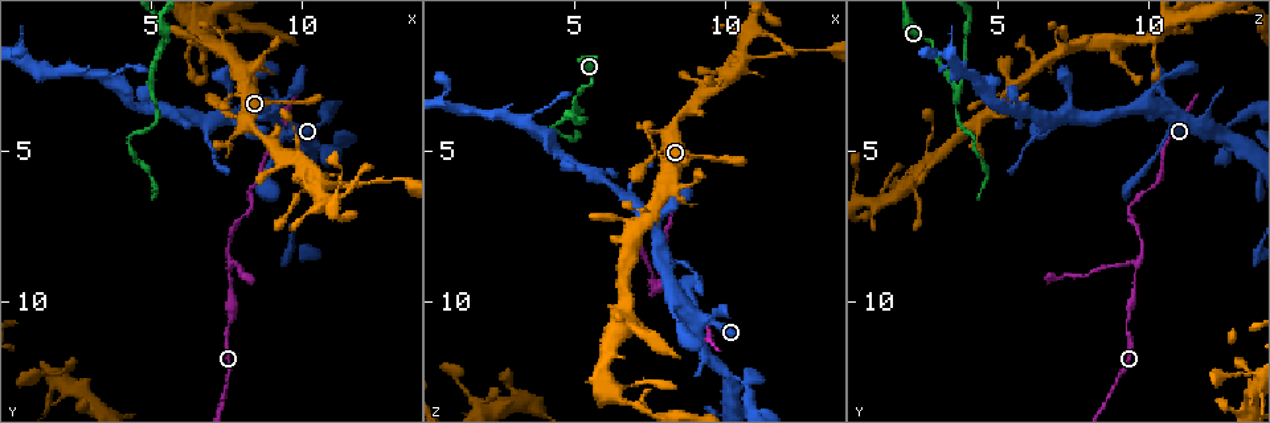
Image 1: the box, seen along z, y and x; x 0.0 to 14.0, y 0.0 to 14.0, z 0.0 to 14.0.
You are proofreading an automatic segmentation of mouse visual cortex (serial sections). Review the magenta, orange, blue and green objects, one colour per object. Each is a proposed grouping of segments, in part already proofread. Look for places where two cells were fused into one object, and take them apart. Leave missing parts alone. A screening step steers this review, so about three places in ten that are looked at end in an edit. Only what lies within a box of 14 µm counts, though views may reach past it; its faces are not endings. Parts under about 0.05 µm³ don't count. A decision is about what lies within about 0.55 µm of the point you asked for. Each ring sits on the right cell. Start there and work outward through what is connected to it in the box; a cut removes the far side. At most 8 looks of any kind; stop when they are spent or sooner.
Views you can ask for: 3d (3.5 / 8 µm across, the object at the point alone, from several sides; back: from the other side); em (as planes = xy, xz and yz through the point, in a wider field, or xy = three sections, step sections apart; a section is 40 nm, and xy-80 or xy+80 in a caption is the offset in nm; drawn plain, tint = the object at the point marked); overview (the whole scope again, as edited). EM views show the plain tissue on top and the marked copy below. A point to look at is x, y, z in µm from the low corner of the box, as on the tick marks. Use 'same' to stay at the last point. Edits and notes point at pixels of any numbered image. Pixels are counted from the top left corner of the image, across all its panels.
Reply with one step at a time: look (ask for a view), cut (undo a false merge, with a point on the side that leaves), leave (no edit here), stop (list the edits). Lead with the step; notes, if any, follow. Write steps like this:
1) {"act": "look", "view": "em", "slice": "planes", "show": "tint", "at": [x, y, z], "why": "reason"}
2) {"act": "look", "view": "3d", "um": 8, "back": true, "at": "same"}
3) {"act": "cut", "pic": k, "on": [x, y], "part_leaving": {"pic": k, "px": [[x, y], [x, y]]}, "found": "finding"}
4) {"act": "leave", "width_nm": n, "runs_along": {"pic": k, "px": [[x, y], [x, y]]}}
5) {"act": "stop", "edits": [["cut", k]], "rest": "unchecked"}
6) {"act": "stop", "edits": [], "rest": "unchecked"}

{"act": "look", "view": "3d", "um": 8, "at": [4.9, 2.8, 3.6], "why": "three-way junction"}

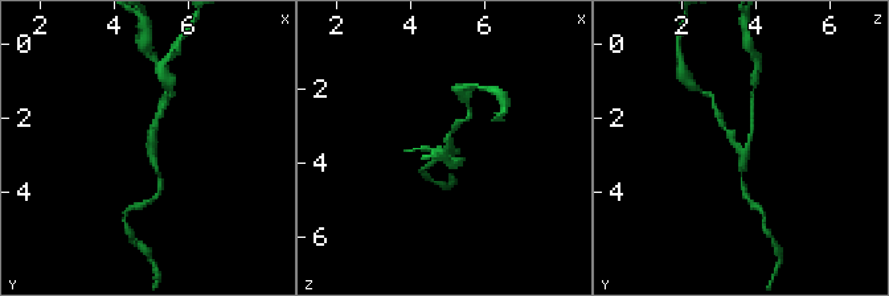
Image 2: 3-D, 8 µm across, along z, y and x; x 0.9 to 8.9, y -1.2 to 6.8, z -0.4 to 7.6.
{"act": "look", "view": "3d", "um": 3.5, "back": true, "at": [5.1, 2.9, 3.6], "why": "closer look"}

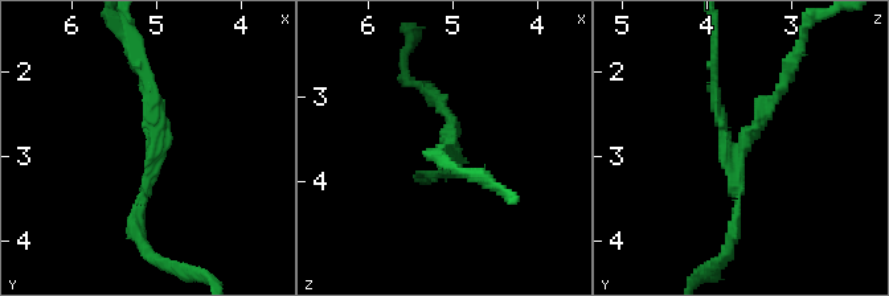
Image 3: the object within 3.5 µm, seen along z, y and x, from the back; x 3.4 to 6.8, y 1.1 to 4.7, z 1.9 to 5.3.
{"act": "look", "view": "em", "slice": "xy", "step": 5, "show": "tint", "at": [5.05, 2.90, 3.60], "arms": 3, "arm_widths_nm": [100, 150, 150], "why": "shape alone is not enough"}

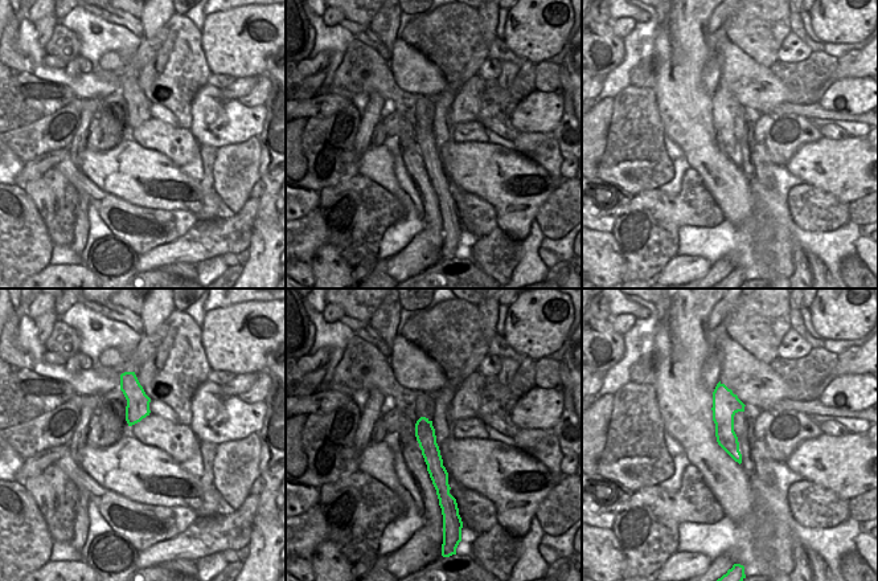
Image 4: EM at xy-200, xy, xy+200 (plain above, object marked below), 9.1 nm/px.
{"act": "cut", "pic": 3, "on": [715, 90], "found": "a second cell is stuck on"}

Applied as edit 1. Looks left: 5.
{"act": "look", "view": "overview"}

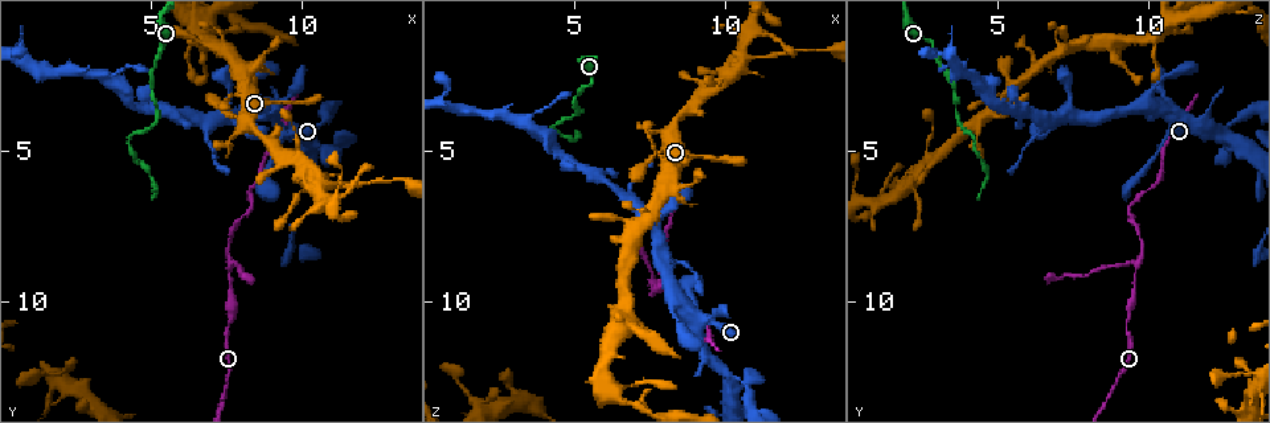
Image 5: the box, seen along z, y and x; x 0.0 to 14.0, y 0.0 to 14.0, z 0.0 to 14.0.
{"act": "look", "view": "3d", "um": 3.5, "at": [10.5, 6.1, 2.0], "why": "a narrow waist"}

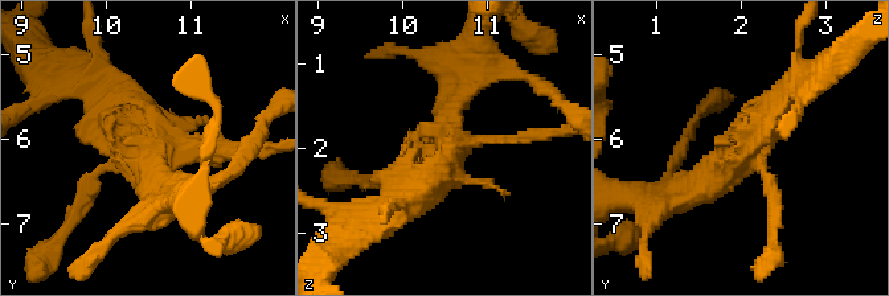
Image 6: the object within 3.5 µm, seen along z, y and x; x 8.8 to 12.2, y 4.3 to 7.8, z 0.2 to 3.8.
{"act": "look", "view": "em", "slice": "xy", "step": 3, "show": "tint", "at": [10.60, 6.05, 2.00]}

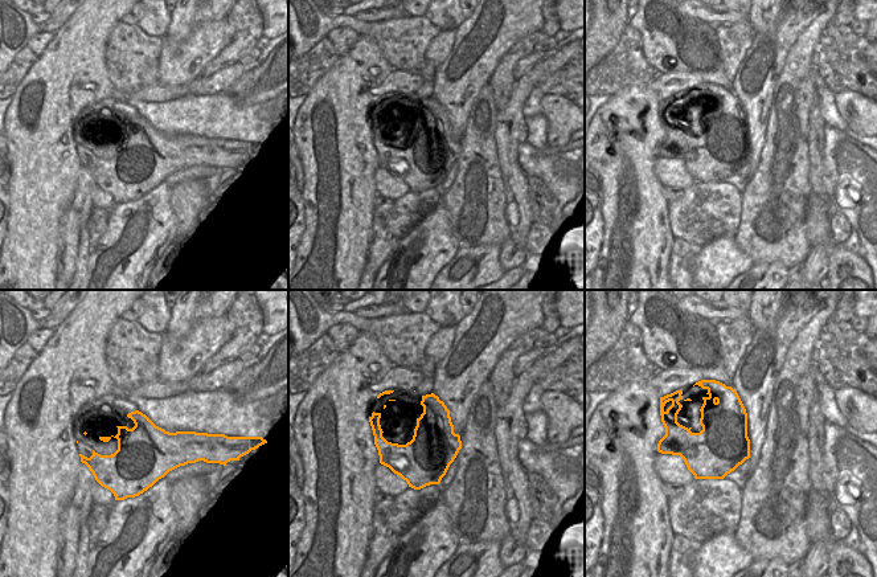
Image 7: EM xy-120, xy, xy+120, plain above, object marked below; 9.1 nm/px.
{"act": "leave", "runs_along": {"pic": 6, "px": [[793, 89], [725, 169], [681, 198]]}, "found": "continuous, no second cell"}

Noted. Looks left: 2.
{"act": "look", "view": "3d", "um": 3.5, "back": true, "at": [8.1, 2.5, 6.0], "why": "calibre changes"}

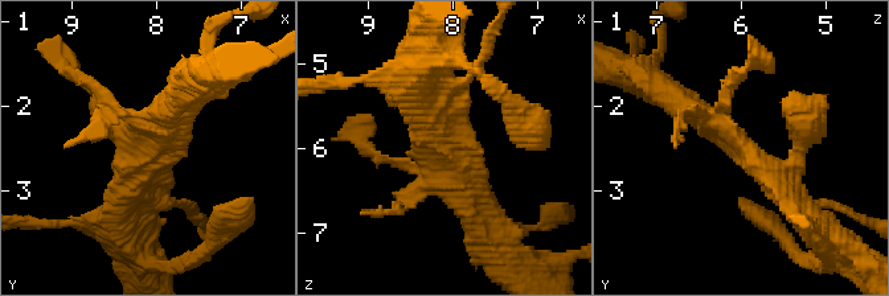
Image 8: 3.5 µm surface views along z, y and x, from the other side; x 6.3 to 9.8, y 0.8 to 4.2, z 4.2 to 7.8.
{"act": "look", "view": "em", "slice": "xy", "step": 5, "show": "tint", "at": [8.05, 2.45, 6.05]}

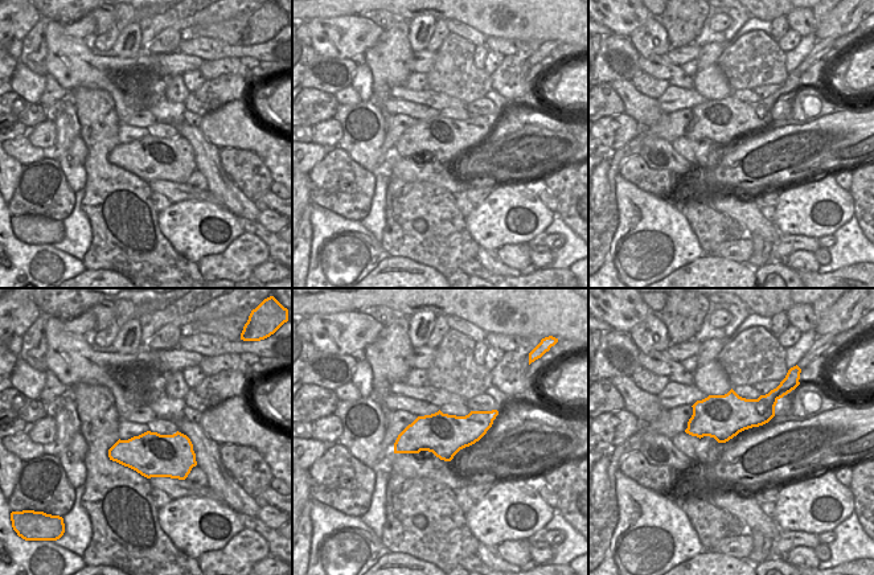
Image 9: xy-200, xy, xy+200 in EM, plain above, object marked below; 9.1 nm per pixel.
{"act": "leave", "runs_along": {"pic": 8, "px": [[790, 202], [732, 138], [671, 97]]}, "found": "one cell here"}

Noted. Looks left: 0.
{"act": "stop", "edits": [["cut", 3]], "rest": "unchecked"}

